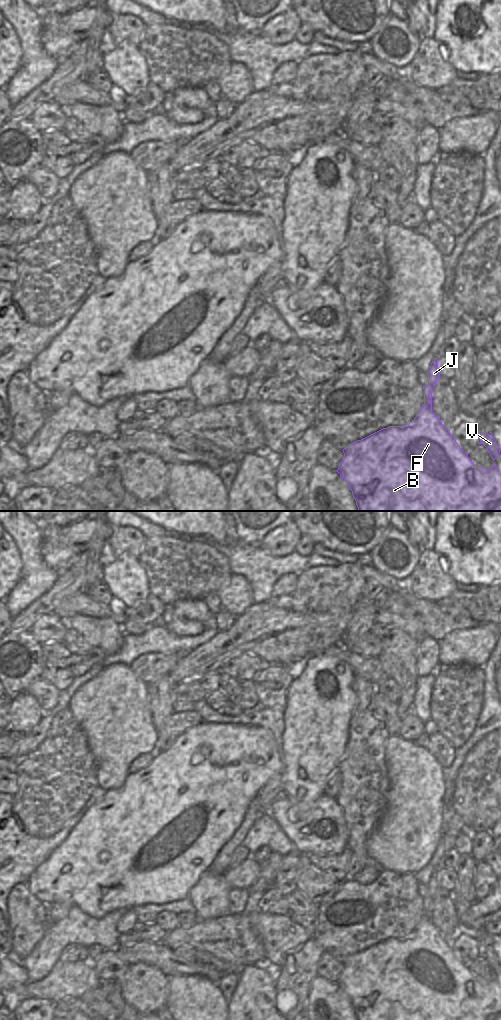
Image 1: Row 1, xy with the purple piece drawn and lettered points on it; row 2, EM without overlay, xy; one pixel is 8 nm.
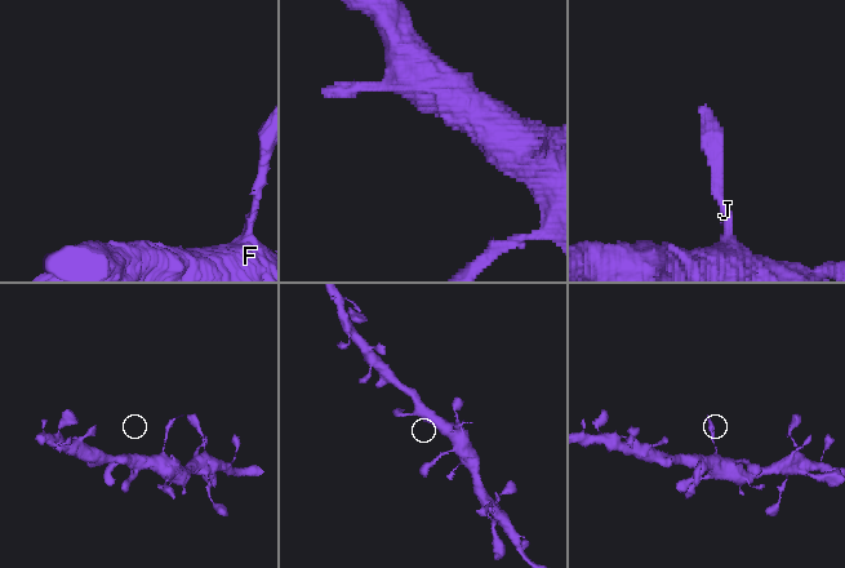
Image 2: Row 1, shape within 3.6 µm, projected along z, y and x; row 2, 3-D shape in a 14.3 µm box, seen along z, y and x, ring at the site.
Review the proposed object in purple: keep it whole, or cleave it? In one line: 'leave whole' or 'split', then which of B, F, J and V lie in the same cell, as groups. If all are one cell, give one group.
split; B F V / J

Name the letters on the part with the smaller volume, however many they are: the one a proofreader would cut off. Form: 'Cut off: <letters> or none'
Cut off: J

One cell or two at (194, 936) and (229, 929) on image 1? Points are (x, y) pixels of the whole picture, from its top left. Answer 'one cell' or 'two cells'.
one cell

